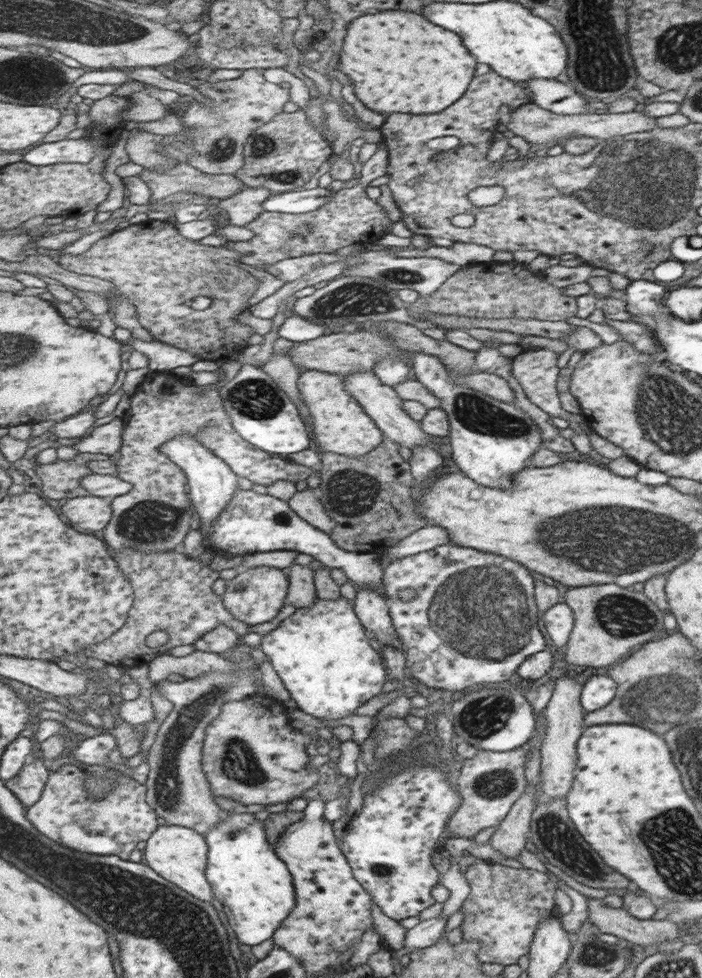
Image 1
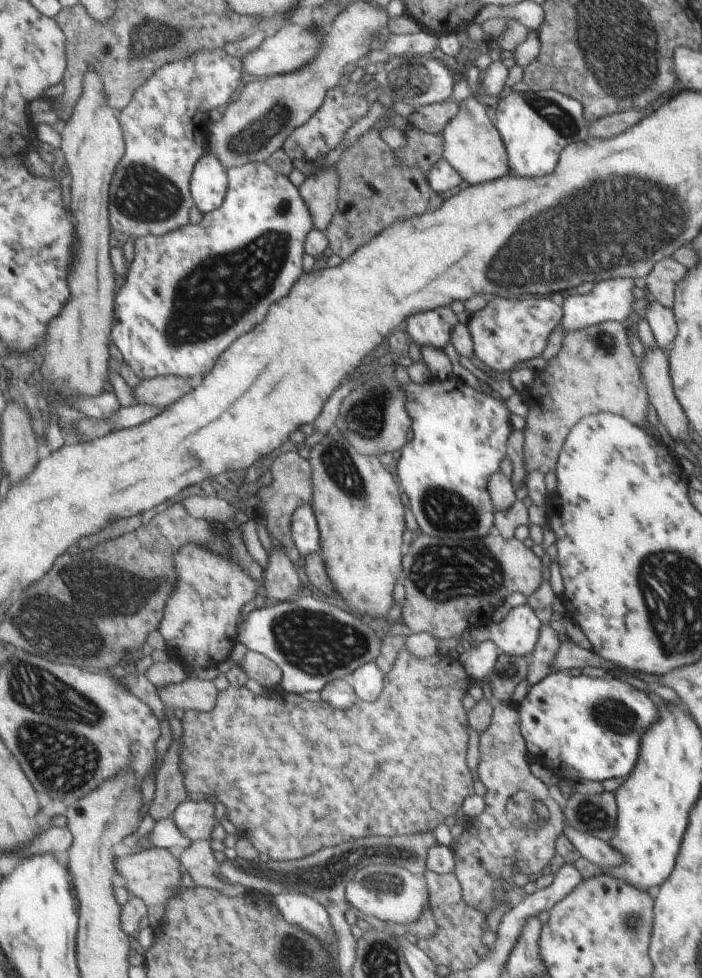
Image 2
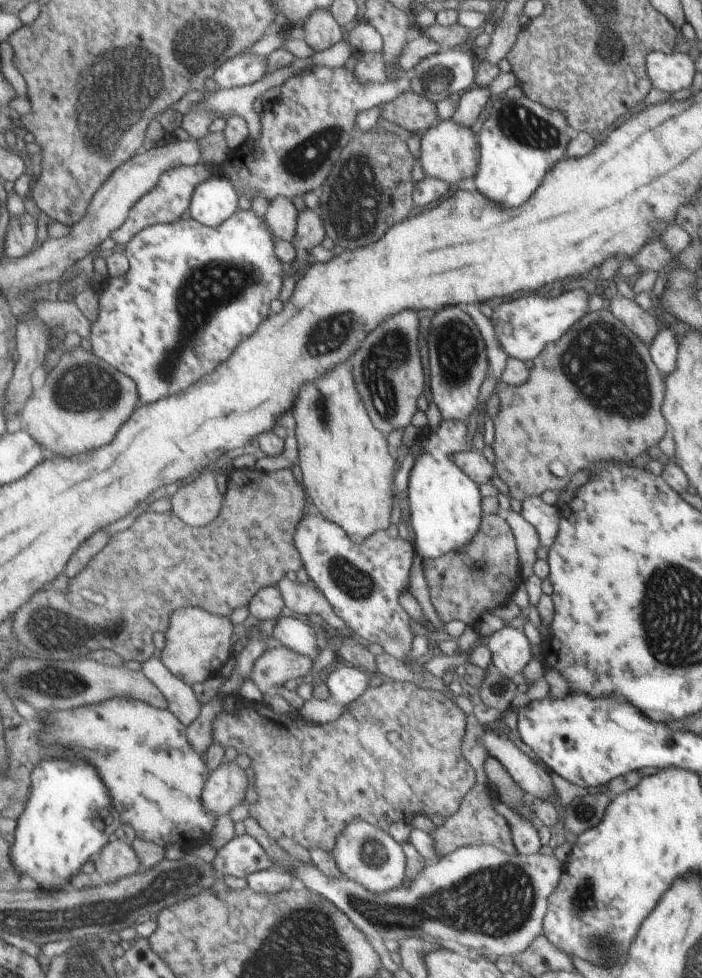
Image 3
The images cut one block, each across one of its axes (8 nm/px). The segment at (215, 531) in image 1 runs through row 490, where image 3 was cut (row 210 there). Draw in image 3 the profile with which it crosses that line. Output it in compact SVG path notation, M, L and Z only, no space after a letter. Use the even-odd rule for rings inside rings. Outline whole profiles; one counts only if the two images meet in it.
M241 206L221 226L210 227L201 224L191 216L190 219L185 220L183 218L171 224L153 225L142 230L126 245L125 254L129 262L128 272L120 277L107 279L103 285L104 290L98 302L98 314L96 320L91 323L92 332L88 336L91 342L91 351L99 359L103 359L119 372L135 380L142 404L153 403L168 396L185 392L188 388L191 388L192 384L199 382L206 374L211 374L221 362L229 360L233 350L243 340L247 340L259 328L259 324L265 318L271 316L271 304L275 300L279 300L281 288L283 288L283 278L285 278L287 272L287 264L278 257L276 246L277 238L274 235L274 230L269 226L265 214L263 217L257 216L255 210L244 209Z

